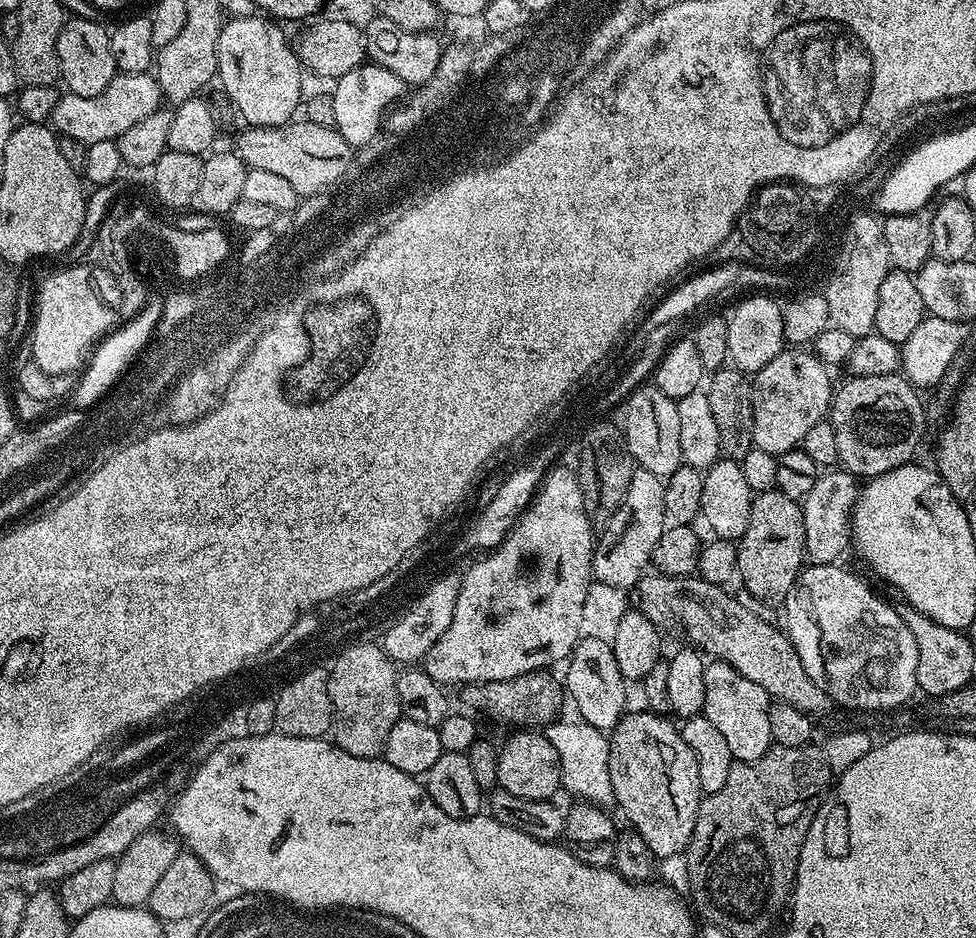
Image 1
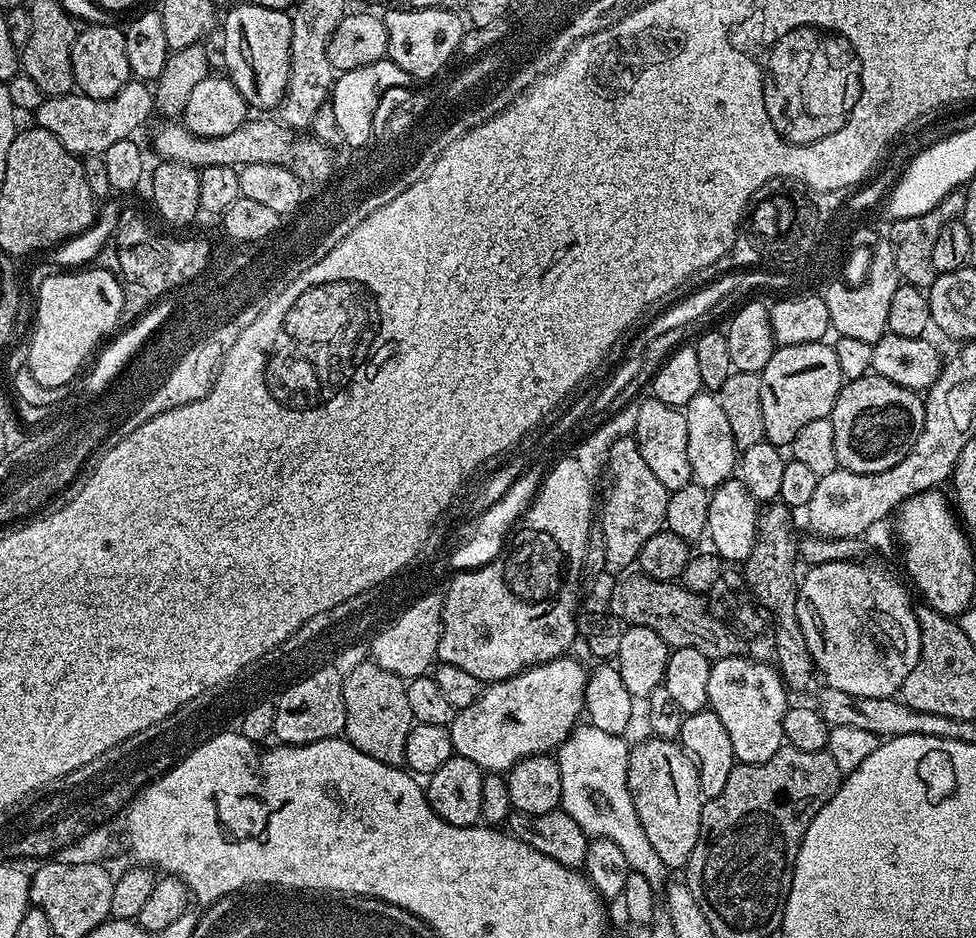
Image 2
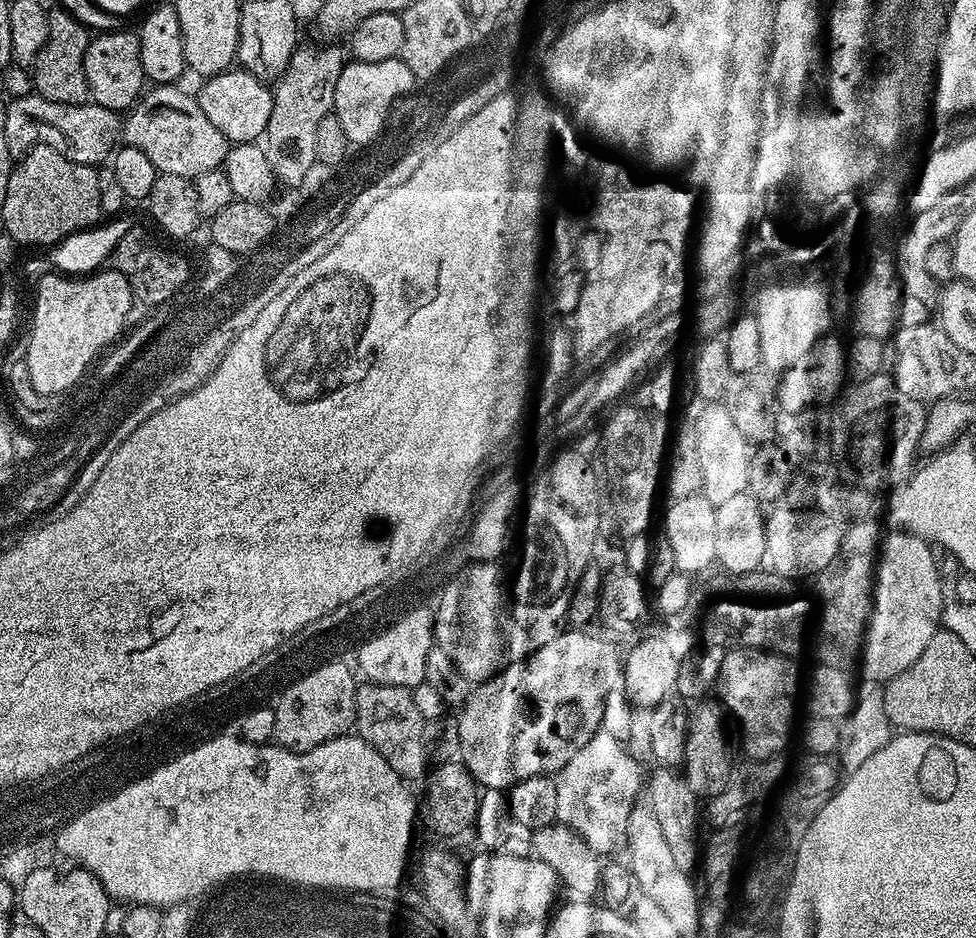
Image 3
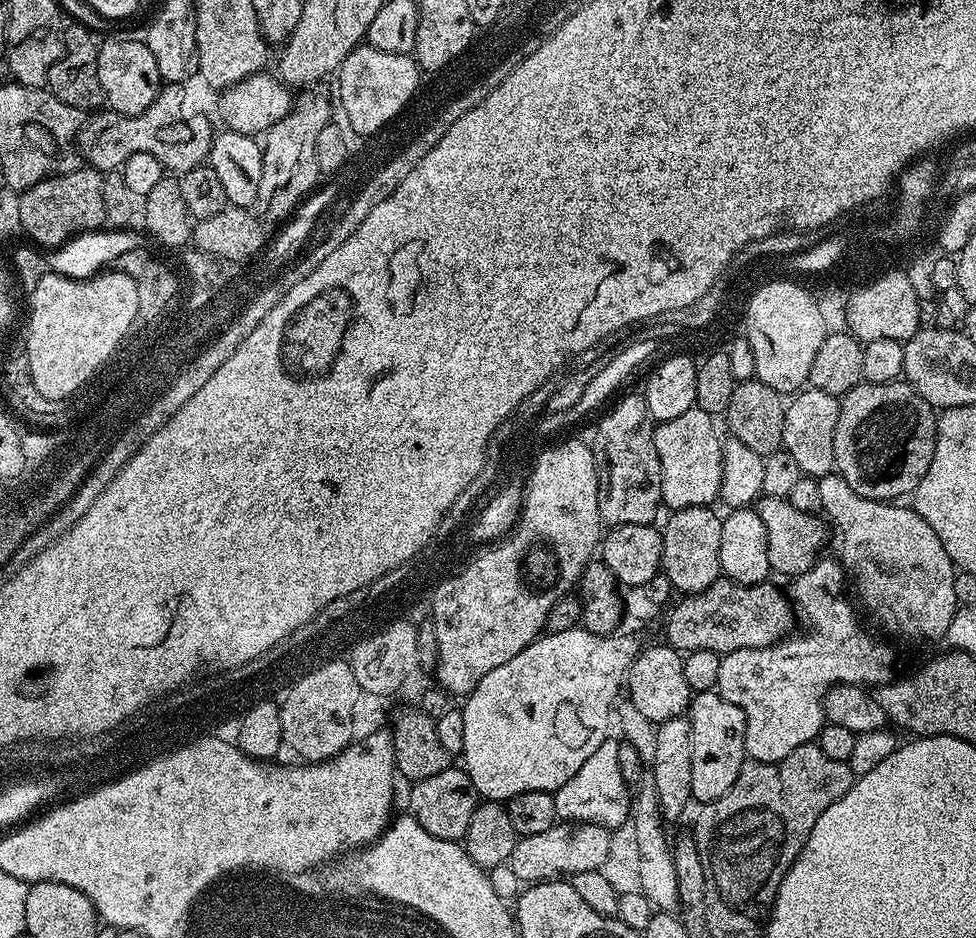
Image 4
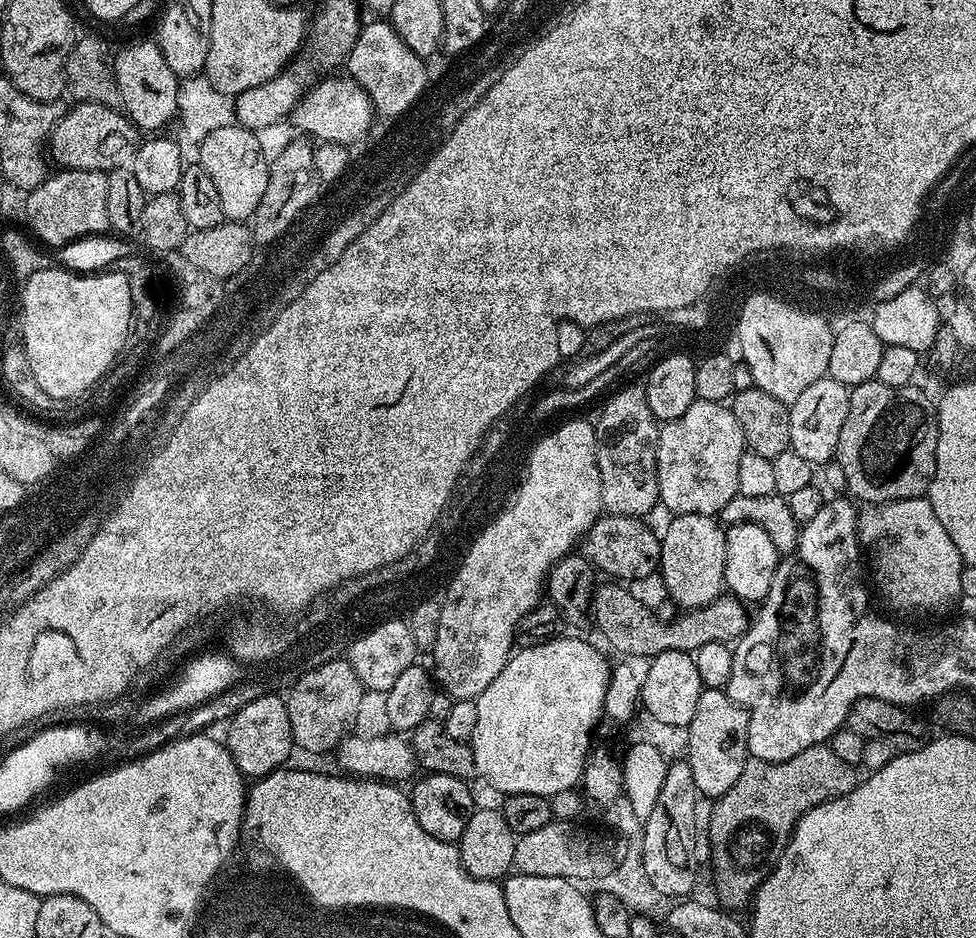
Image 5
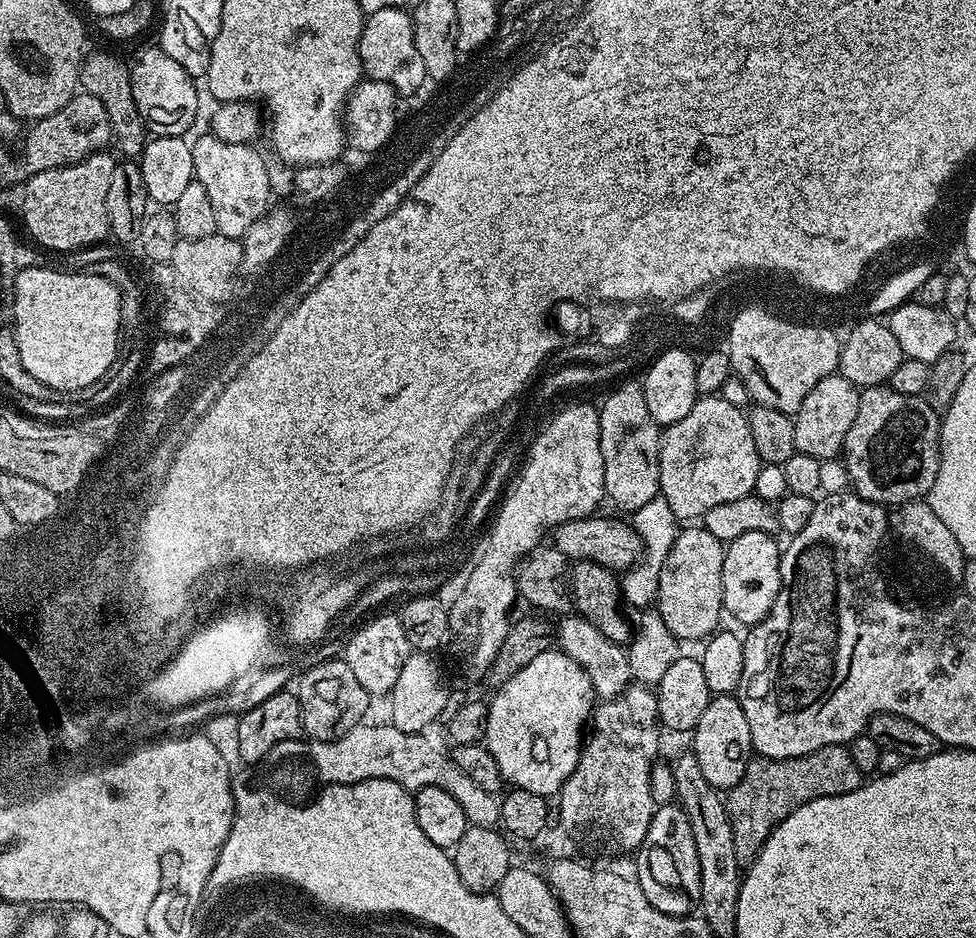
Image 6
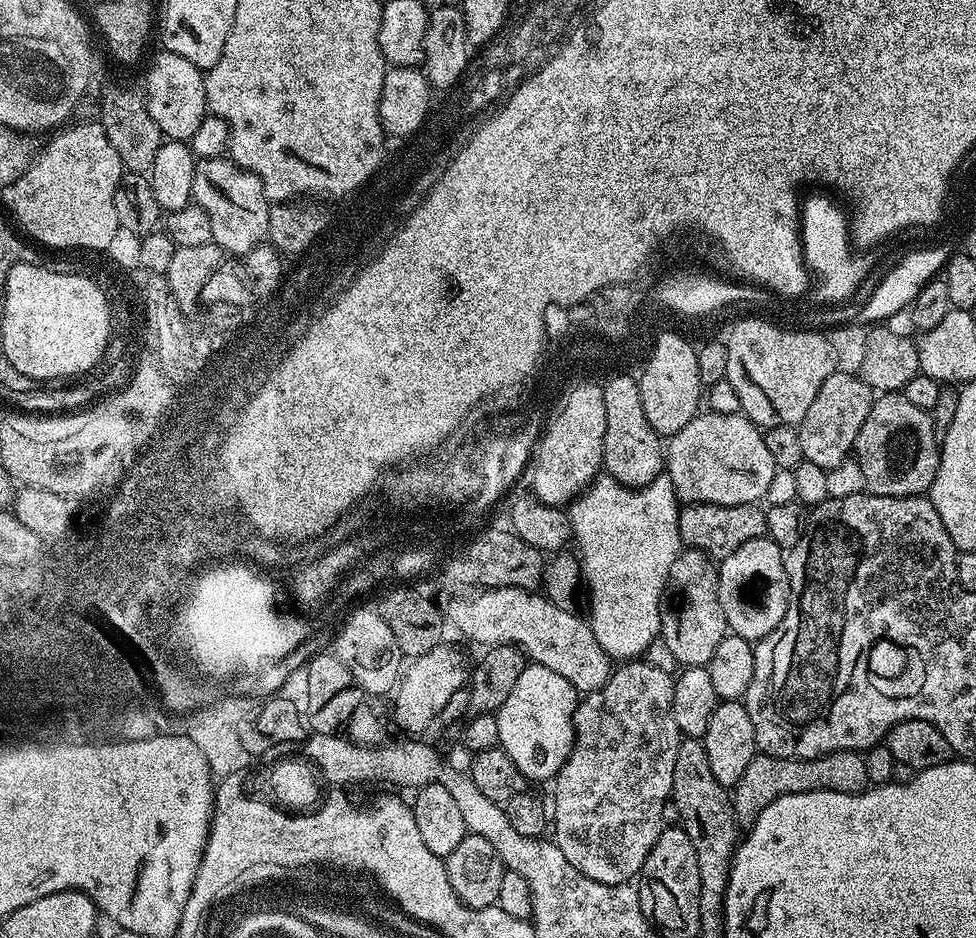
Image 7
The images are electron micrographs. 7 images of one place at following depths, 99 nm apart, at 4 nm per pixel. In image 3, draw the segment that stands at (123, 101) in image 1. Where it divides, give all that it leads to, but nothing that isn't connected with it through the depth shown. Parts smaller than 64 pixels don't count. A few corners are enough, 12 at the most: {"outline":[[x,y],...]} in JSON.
{"outline":[[33,94],[9,99],[8,151],[23,156],[32,123],[66,158],[103,165],[122,132],[114,110]]}

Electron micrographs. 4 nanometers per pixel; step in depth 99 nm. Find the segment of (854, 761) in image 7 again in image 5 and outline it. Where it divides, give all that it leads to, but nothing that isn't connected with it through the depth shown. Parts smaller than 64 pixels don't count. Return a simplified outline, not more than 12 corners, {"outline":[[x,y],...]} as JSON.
{"outline":[[827,743],[749,758],[708,816],[724,910],[747,909],[810,810],[857,786]]}

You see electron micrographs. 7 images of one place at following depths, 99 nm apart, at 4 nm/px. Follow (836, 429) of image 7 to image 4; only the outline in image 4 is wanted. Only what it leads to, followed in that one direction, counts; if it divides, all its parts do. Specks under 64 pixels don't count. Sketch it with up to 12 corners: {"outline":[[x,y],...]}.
{"outline":[[805,387],[787,401],[783,451],[833,475],[840,400]]}

